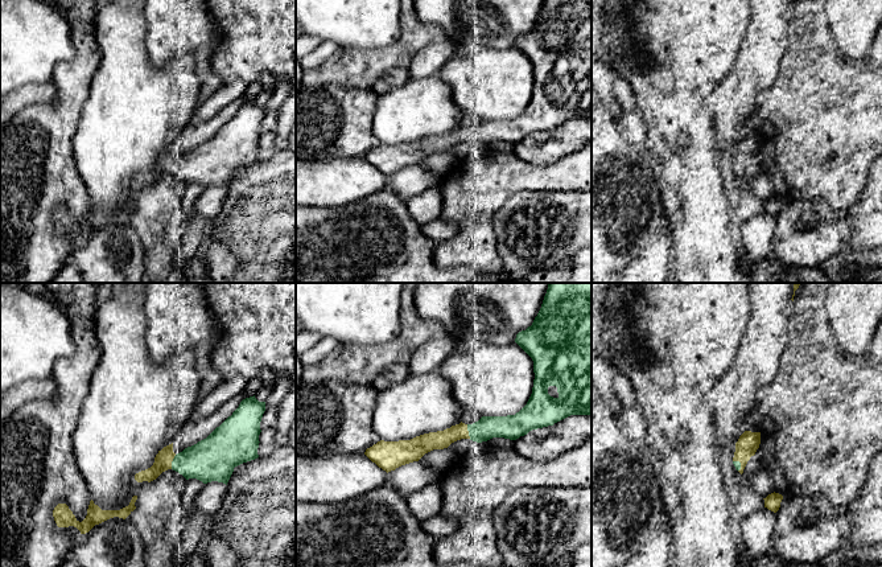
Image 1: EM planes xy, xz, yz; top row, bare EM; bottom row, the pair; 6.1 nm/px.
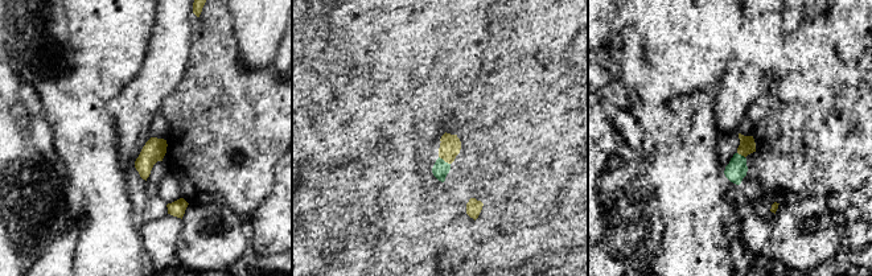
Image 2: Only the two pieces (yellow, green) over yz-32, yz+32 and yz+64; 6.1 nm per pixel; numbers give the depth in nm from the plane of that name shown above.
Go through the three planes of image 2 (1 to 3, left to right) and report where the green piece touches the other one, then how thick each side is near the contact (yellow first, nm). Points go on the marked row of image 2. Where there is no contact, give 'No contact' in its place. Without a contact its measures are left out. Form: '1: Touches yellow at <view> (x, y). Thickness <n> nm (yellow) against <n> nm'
1: No contact
2: Touches yellow at yz+32 (444, 160). Thickness 130 nm (yellow) against 100 nm
3: Touches yellow at yz+64 (741, 155). Thickness 100 nm (yellow) against 120 nm

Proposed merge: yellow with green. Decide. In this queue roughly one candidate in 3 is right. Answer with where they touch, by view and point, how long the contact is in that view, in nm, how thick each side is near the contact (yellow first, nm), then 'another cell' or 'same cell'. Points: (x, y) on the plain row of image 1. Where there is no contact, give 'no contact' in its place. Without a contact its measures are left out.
xy (172, 164) | 90 nm | 110/280 nm | same cell

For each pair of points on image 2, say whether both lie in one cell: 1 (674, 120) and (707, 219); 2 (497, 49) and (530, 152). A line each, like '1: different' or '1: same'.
1: same
2: same

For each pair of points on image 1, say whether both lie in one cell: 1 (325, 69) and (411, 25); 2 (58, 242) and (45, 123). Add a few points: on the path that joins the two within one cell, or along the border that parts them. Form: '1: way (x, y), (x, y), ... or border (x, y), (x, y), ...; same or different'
1: way (349, 68), (362, 68), (382, 61), (398, 49); same
2: way (45, 213), (46, 160), (49, 152); same

